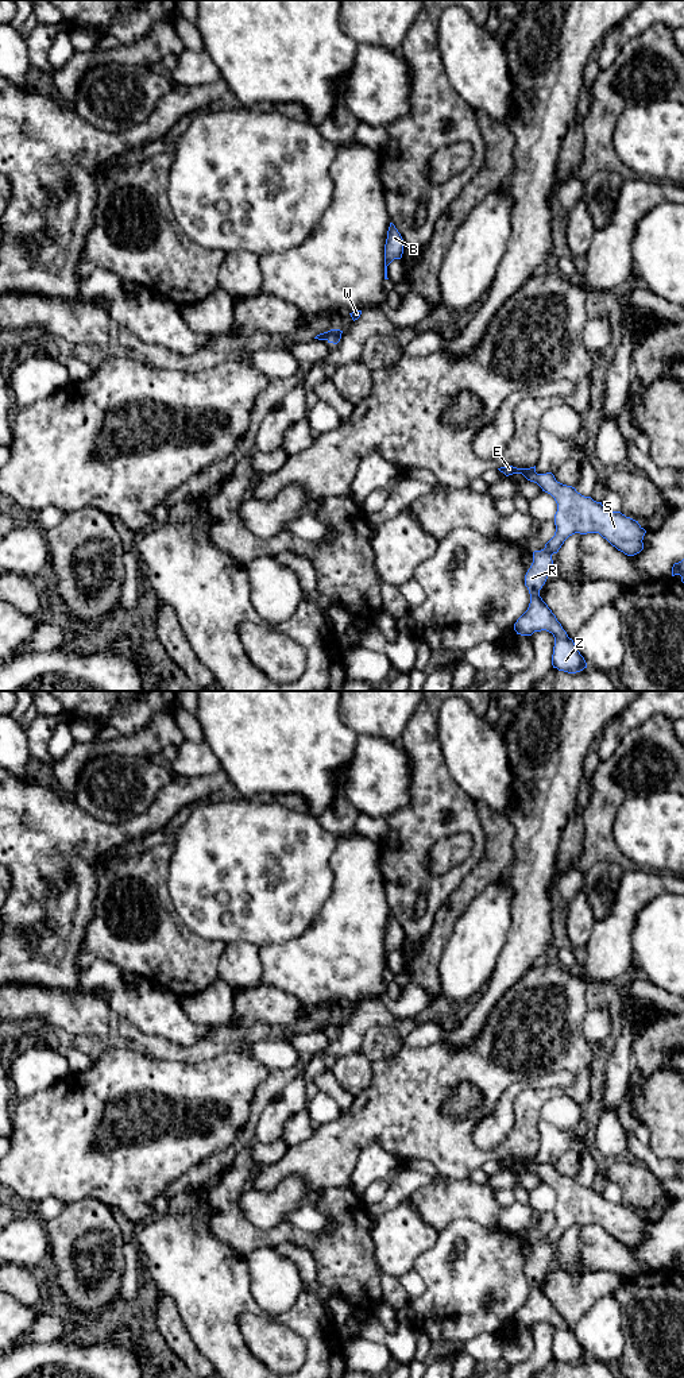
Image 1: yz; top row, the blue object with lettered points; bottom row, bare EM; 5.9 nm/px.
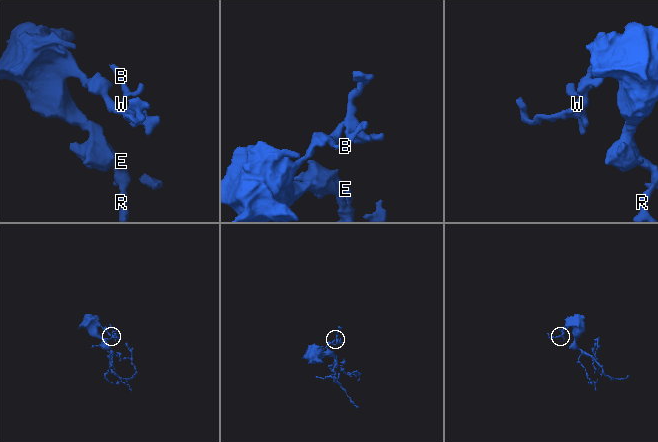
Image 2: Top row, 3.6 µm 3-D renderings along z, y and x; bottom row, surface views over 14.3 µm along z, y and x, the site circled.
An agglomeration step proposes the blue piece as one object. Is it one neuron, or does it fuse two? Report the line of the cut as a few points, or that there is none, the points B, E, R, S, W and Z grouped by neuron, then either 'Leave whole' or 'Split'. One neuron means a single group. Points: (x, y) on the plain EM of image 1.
Split along yz (340, 1025), (331, 1023), (325, 1030). Groups: B W / E R S Z. Split

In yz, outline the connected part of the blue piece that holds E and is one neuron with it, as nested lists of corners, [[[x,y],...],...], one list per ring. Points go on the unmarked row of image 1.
[[[507,1157],[498,1161],[506,1167],[522,1165],[528,1172],[537,1174],[542,1182],[550,1185],[557,1194],[554,1227],[545,1235],[544,1240],[533,1243],[533,1254],[525,1266],[530,1294],[514,1315],[514,1321],[521,1327],[532,1327],[541,1321],[552,1324],[554,1328],[553,1359],[568,1365],[580,1363],[587,1359],[584,1348],[540,1288],[540,1281],[552,1261],[552,1246],[557,1244],[564,1232],[575,1224],[599,1224],[618,1242],[634,1247],[644,1240],[642,1231],[646,1221],[638,1212],[621,1203],[608,1203],[602,1193],[581,1186],[572,1177],[557,1173],[552,1163],[537,1165],[536,1157],[530,1159]]]

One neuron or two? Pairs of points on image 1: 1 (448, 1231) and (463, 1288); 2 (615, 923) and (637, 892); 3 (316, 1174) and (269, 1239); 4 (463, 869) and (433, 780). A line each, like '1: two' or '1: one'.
1: one
2: one
3: two
4: one

